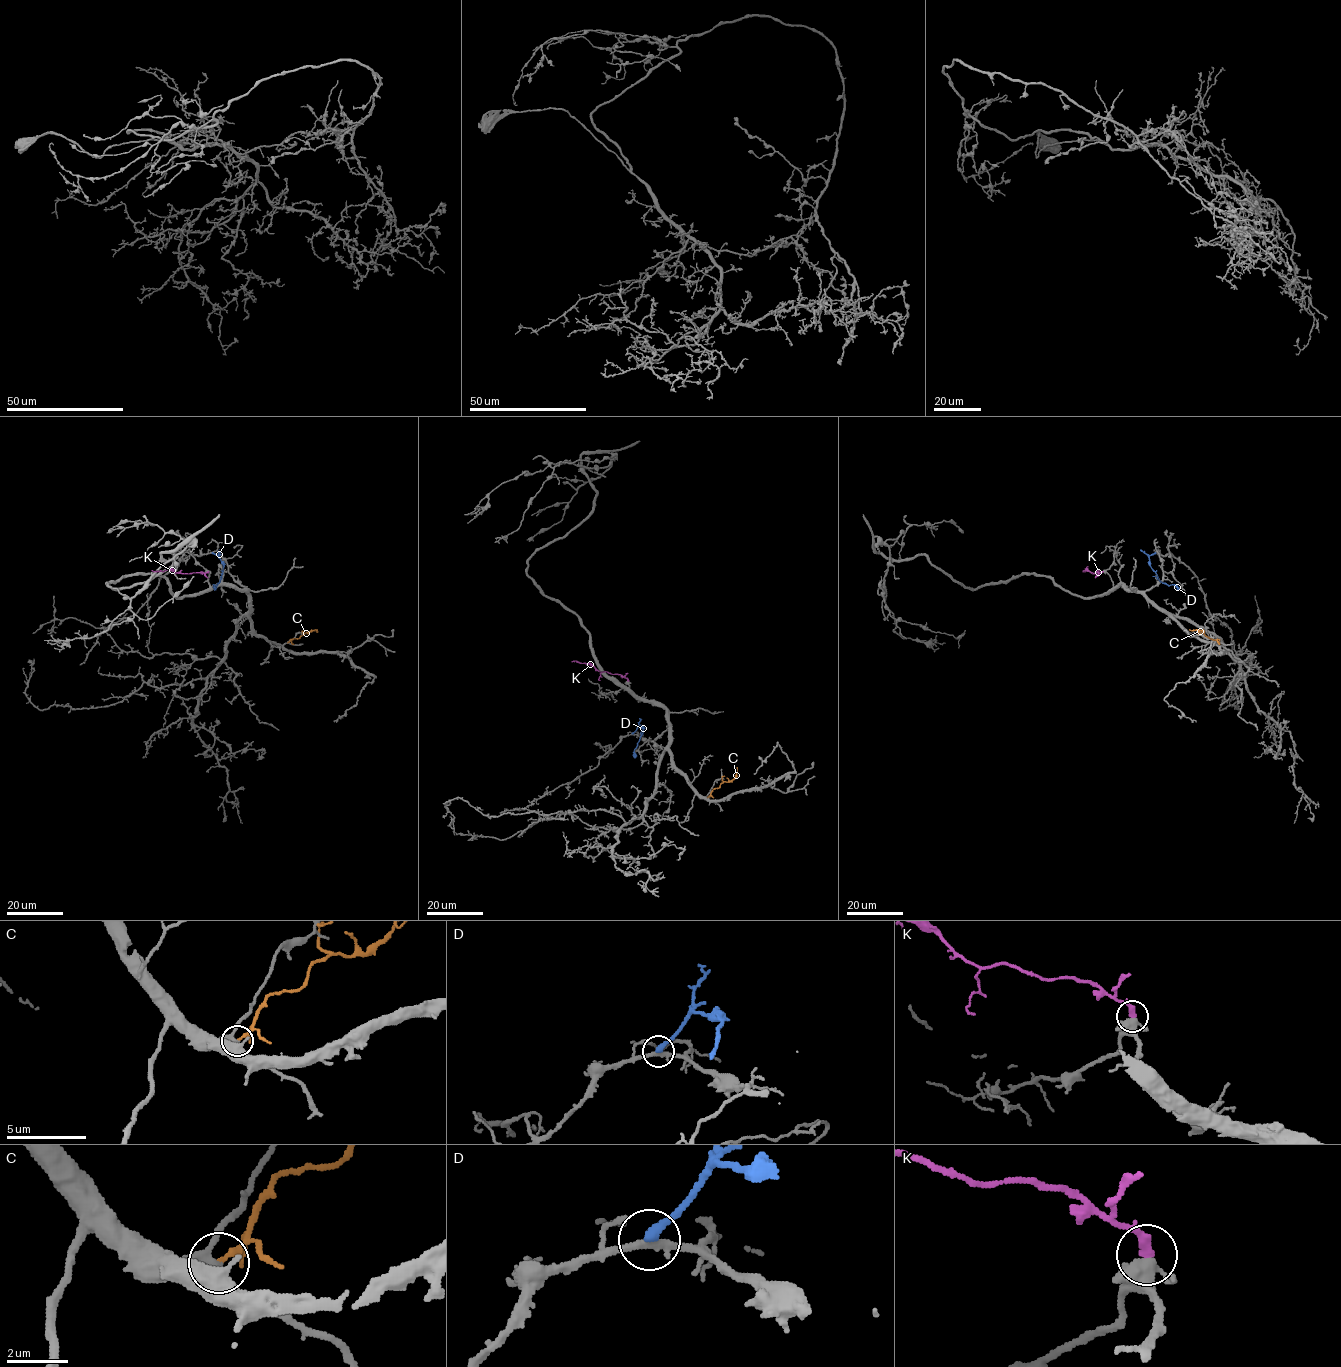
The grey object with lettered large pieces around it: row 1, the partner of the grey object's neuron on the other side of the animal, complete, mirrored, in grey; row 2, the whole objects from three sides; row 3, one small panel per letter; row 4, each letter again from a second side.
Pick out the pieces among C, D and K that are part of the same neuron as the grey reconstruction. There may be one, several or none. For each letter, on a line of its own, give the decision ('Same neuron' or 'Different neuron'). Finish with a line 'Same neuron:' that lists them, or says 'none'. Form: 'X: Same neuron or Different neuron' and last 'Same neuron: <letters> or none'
C: Different neuron
D: Different neuron
K: Same neuron
Same neuron: K

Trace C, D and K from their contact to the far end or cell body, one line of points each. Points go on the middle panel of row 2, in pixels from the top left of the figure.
C: (708, 797), (722, 783), (730, 782), (735, 777), (737, 767)
D: (632, 734), (638, 727), (643, 729), (635, 758)
K: (628, 681), (617, 674), (599, 672), (589, 664), (572, 662)

